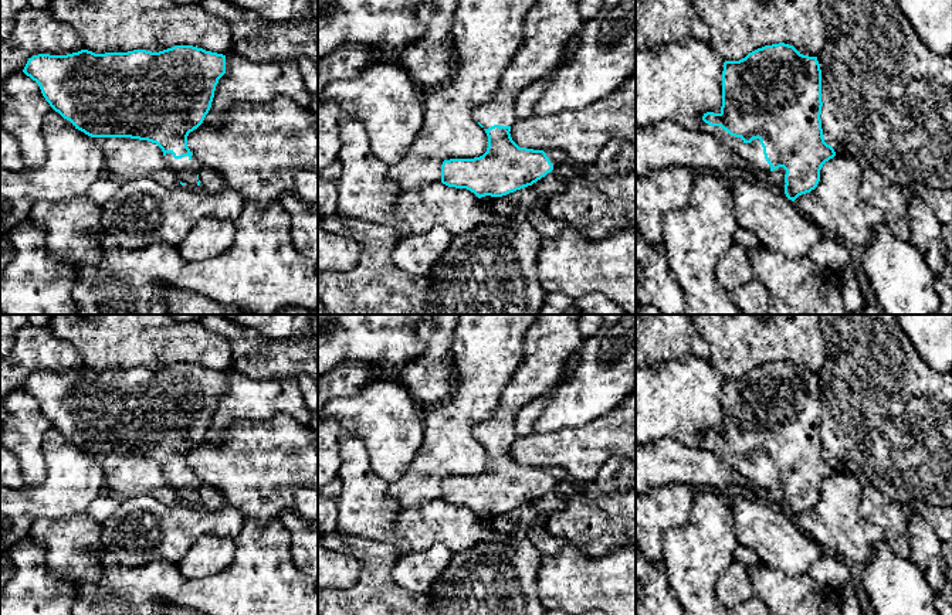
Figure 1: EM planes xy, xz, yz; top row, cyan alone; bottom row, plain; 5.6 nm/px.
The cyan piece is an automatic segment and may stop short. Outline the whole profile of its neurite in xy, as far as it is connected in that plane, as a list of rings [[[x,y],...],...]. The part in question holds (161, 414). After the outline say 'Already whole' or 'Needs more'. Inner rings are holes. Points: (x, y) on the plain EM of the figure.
[[[175,363],[159,370],[133,367],[95,371],[81,367],[67,373],[33,373],[23,390],[38,401],[50,424],[75,446],[91,455],[131,455],[156,461],[167,483],[179,492],[182,503],[200,503],[201,480],[187,465],[187,453],[203,441],[211,425],[216,402],[226,391],[226,373],[193,363]]]. Needs more

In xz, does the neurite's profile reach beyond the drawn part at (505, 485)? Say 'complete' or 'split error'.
split error

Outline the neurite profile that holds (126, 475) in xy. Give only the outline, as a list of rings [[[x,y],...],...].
[[[95,455],[104,470],[105,485],[123,497],[152,496],[166,504],[180,502],[162,466],[152,459],[131,455]]]

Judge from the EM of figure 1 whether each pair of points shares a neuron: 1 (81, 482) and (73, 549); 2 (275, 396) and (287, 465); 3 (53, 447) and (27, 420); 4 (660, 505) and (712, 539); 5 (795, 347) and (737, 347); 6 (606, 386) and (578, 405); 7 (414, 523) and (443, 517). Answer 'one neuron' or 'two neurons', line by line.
1: two neurons
2: two neurons
3: two neurons
4: two neurons
5: one neuron
6: one neuron
7: one neuron

